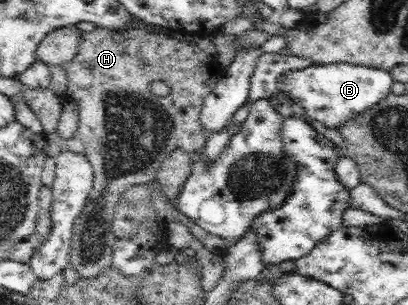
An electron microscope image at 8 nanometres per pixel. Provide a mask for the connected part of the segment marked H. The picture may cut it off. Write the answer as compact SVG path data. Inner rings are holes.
M94 28L90 32L82 32L80 35L80 45L78 45L78 53L73 59L65 65L66 76L68 76L68 93L72 96L72 100L78 104L78 129L75 131L75 137L82 142L85 147L85 157L92 164L93 168L93 189L90 196L86 199L86 203L81 210L80 216L76 219L73 226L73 234L71 239L71 258L69 261L69 267L75 269L78 272L78 276L81 278L89 279L98 276L106 268L113 265L113 251L114 244L117 237L112 228L112 221L114 221L114 213L118 209L120 203L119 199L130 187L137 184L148 184L154 182L157 179L158 171L162 163L173 153L176 149L184 150L186 154L192 155L196 151L203 150L203 147L207 143L207 137L209 136L204 129L201 122L201 107L203 106L205 97L209 93L213 93L213 89L218 81L223 79L224 67L218 60L212 55L206 54L197 43L181 43L174 37L169 35L158 35L158 33L150 33L148 31L133 31L132 29L120 29L112 30L106 28ZM153 81L164 81L170 87L170 92L167 96L158 96L152 94L150 91L150 85Z

